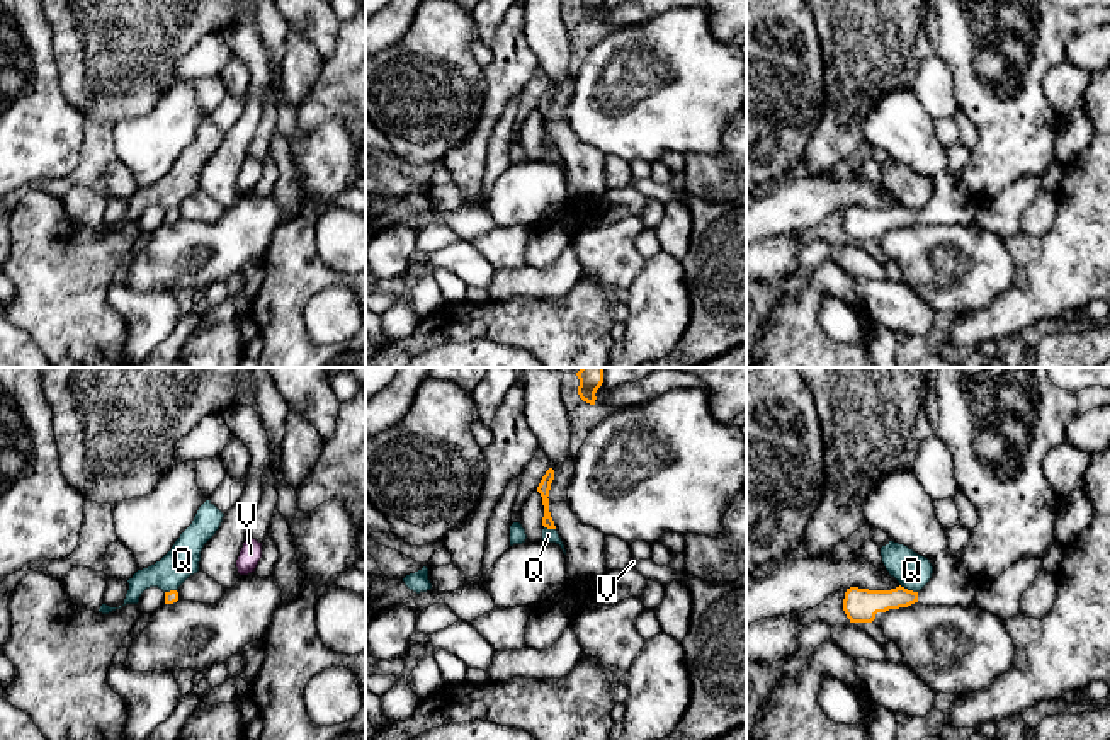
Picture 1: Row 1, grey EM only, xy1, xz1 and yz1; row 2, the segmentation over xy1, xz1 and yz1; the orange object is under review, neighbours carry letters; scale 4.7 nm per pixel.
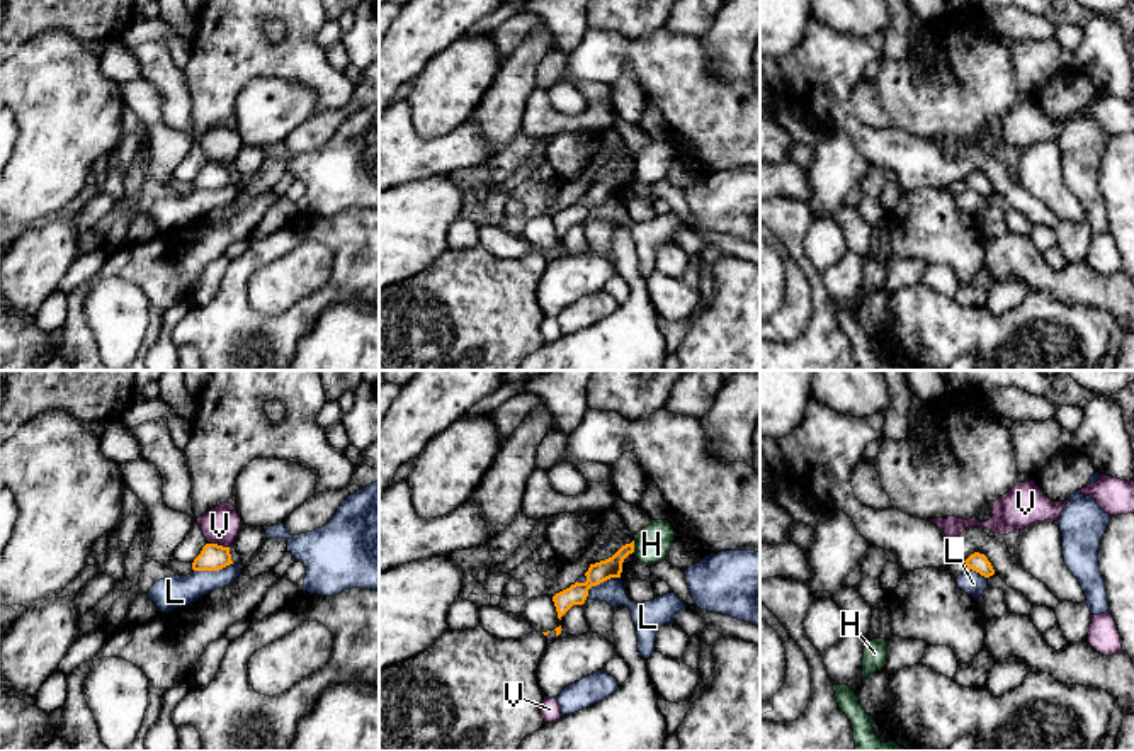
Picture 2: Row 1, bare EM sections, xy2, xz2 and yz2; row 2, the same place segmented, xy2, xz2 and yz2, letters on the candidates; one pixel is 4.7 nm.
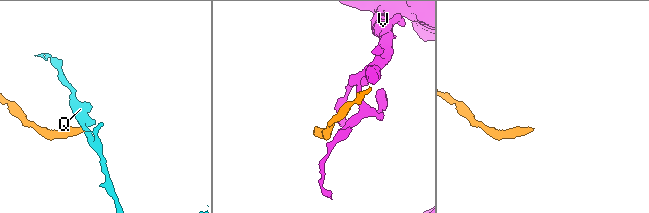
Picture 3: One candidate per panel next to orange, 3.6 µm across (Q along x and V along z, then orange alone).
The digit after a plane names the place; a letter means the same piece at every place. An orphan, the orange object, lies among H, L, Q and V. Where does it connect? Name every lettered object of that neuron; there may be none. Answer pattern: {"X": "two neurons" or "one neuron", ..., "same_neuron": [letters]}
{"H": "two neurons", "L": "two neurons", "Q": "two neurons", "V": "two neurons", "same_neuron": []}

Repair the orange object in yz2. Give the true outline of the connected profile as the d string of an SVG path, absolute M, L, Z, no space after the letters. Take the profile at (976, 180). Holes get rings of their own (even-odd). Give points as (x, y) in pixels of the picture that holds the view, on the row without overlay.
M974 172L966 180L967 189L979 192L984 197L995 194L995 189L984 173Z

